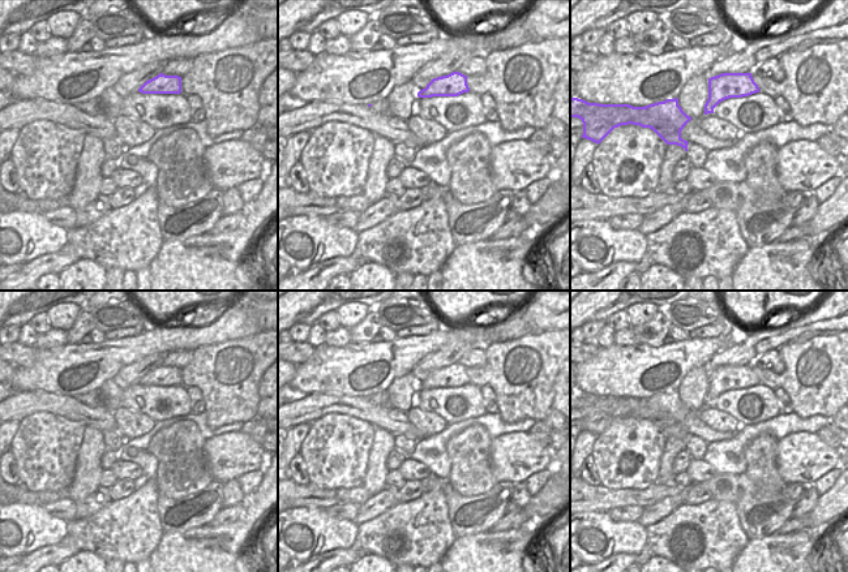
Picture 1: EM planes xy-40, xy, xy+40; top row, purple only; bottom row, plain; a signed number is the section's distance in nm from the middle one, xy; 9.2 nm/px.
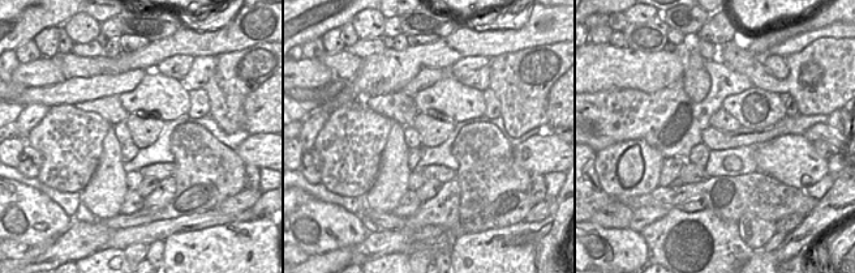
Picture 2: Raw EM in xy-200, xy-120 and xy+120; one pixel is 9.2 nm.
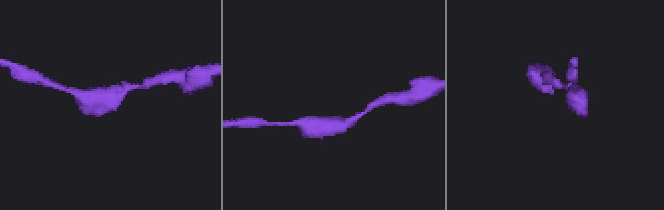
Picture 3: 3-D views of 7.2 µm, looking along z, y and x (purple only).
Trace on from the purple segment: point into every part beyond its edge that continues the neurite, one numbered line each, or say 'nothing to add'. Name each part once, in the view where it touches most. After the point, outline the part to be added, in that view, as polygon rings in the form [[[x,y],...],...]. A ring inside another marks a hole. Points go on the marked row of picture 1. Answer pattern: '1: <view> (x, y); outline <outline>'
nothing to add

